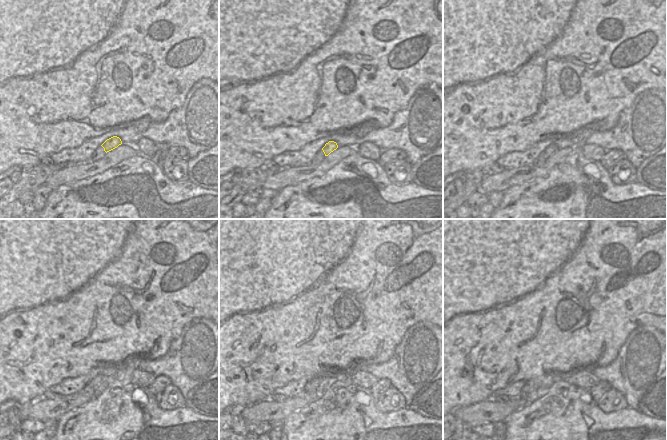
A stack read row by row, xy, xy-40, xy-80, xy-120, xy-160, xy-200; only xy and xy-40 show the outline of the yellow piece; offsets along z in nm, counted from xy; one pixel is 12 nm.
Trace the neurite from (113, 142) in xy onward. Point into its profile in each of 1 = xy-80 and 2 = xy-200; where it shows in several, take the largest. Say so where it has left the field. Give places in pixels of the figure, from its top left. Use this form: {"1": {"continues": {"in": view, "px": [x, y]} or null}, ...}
{"1": {"continues": {"in": "xy-80", "px": [551, 149]}}, "2": {"continues": {"in": "xy-200", "px": [534, 384]}}}

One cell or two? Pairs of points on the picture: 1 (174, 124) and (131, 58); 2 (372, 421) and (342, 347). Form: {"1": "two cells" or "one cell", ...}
{"1": "two cells", "2": "two cells"}

